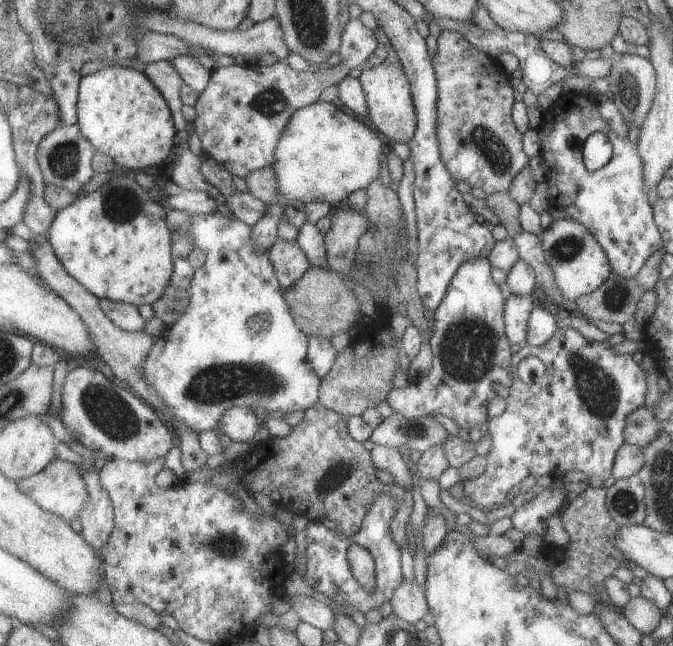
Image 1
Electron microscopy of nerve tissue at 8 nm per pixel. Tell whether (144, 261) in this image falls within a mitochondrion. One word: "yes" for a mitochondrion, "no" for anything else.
no

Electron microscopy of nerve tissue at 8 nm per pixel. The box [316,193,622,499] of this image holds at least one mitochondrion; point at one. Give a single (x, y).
(468, 351)

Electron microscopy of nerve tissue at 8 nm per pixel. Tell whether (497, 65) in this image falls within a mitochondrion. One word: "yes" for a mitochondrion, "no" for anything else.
no

